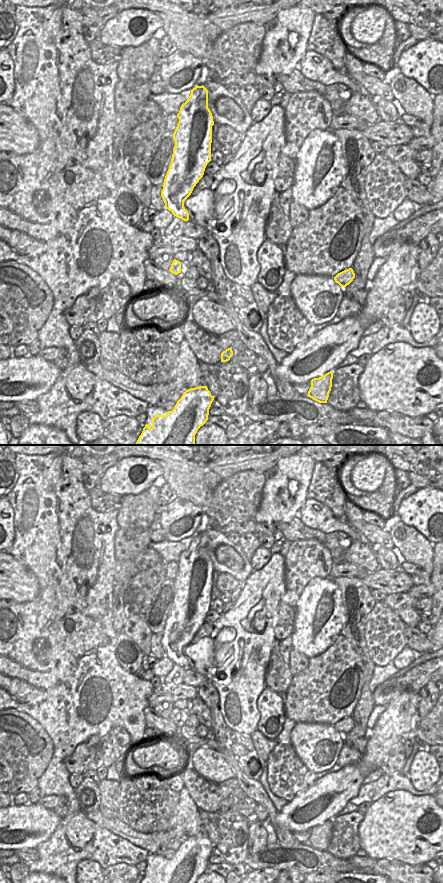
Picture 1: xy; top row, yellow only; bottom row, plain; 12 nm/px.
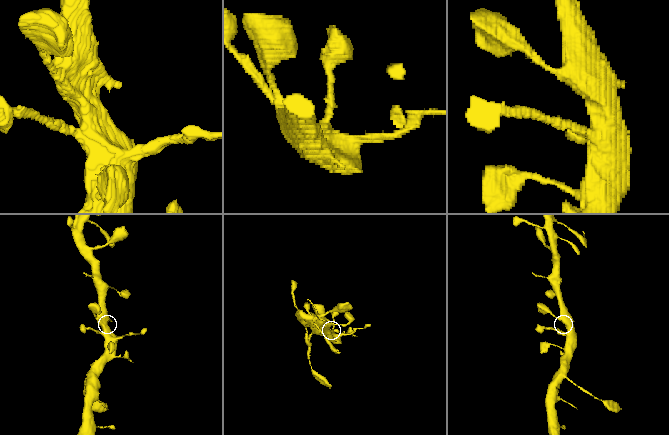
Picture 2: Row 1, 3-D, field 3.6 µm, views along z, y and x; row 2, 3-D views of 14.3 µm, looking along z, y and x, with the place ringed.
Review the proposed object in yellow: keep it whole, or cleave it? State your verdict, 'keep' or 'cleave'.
keep

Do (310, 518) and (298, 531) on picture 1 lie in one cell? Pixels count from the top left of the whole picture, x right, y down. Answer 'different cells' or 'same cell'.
different cells

